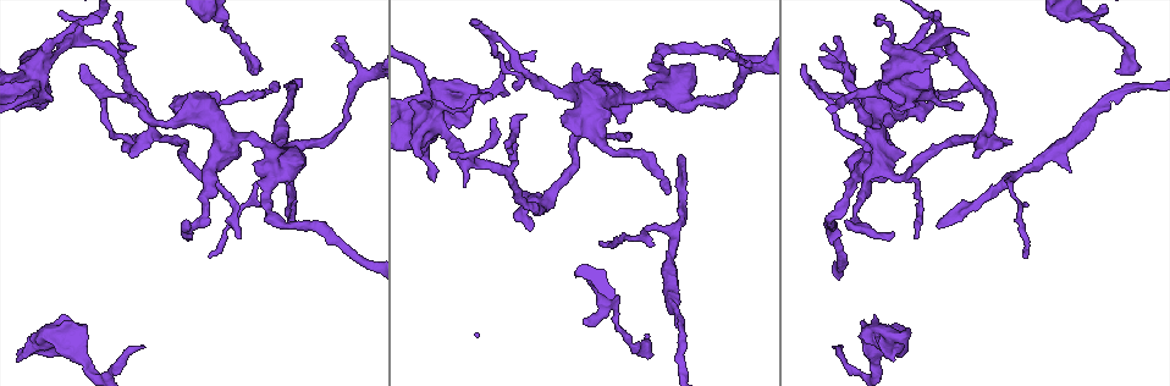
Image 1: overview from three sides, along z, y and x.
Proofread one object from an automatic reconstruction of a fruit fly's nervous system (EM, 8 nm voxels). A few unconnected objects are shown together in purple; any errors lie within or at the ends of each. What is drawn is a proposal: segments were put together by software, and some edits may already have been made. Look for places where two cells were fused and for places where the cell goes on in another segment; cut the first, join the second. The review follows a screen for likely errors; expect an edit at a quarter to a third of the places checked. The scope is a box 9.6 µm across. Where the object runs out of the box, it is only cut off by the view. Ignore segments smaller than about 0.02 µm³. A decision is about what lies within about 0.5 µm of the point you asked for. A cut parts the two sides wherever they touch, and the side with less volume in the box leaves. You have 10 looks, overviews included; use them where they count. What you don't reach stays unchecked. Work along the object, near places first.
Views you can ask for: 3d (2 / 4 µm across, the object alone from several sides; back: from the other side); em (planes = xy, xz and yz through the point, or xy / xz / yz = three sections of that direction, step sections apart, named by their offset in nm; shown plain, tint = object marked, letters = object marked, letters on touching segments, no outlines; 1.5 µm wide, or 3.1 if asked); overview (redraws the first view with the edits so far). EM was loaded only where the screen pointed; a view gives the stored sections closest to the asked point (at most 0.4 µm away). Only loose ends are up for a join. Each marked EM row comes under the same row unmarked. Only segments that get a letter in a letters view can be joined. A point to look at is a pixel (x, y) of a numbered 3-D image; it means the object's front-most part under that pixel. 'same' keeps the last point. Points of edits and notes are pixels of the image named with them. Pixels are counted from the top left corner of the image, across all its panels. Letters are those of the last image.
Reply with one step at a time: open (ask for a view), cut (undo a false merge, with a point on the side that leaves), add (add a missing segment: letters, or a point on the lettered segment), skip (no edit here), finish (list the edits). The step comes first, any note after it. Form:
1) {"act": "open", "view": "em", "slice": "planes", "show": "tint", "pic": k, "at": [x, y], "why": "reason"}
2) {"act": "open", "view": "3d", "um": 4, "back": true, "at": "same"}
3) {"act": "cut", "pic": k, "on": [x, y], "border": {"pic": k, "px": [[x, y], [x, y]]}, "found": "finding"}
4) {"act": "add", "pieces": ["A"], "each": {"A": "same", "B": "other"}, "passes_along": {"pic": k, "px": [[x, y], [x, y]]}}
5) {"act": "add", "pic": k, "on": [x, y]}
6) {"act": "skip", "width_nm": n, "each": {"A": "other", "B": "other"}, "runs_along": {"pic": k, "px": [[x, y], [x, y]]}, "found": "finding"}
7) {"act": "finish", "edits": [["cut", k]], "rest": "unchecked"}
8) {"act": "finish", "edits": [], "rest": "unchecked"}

{"act": "open", "view": "3d", "um": 2, "pic": 1, "at": [866, 122], "why": "a narrow waist"}

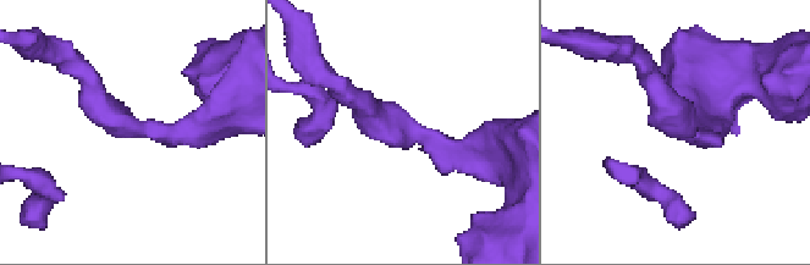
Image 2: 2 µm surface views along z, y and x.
{"act": "open", "view": "em", "um": 3.1, "slice": "planes", "show": "letters", "pic": 2, "at": [687, 129], "arm_widths_nm": [170, 360], "why": "now the EM"}

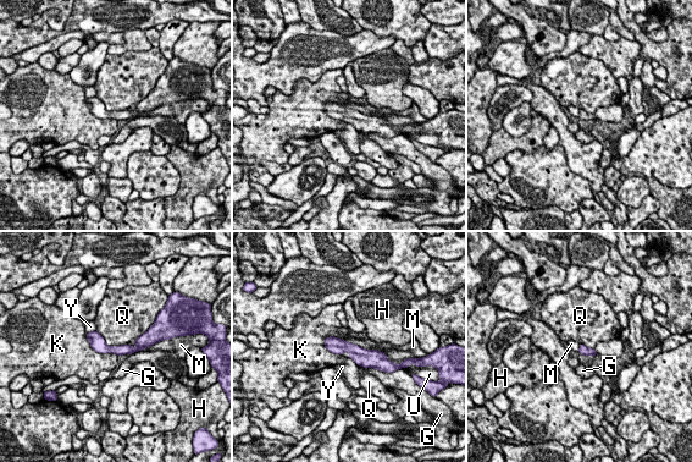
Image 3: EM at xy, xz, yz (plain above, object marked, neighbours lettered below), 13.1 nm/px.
{"act": "skip", "each": {"G": "other", "H": "other", "K": "other", "M": "other", "Q": "other", "U": "other", "Y": "other"}, "found": "all the same cell"}

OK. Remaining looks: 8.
{"act": "open", "view": "3d", "um": 4, "pic": 1, "at": [533, 50], "why": "free end"}

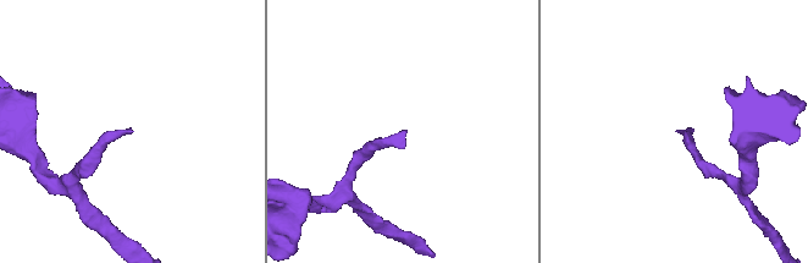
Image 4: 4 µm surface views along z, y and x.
{"act": "open", "view": "em", "slice": "xz", "step": 8, "show": "tint", "pic": 4, "at": [132, 132], "why": "shape alone is not enough"}

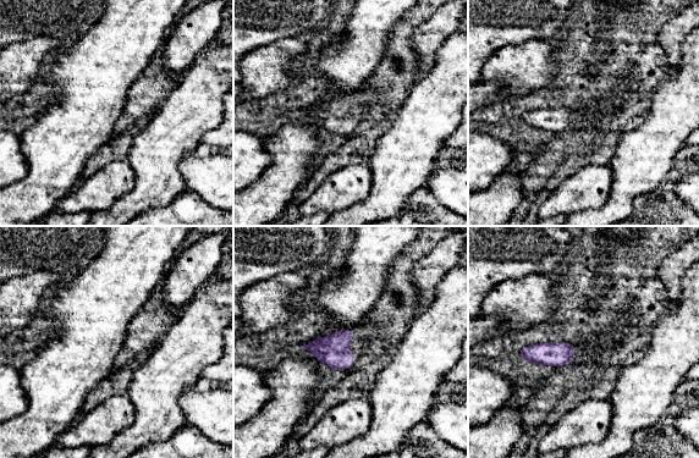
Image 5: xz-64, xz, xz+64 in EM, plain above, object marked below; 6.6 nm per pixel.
{"act": "open", "view": "em", "slice": "planes", "show": "letters", "at": "same", "why": "another direction"}

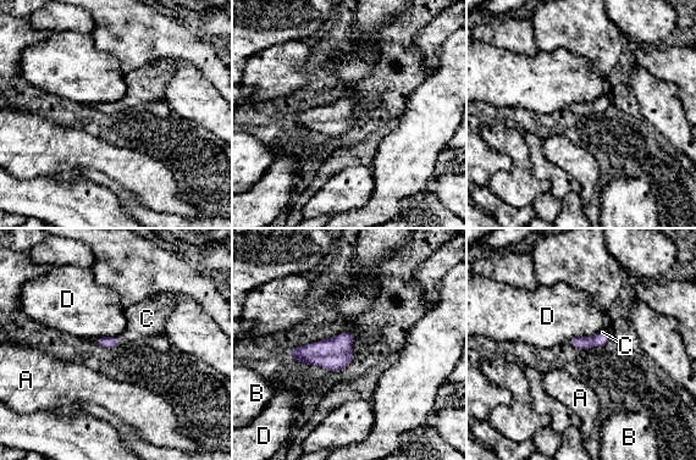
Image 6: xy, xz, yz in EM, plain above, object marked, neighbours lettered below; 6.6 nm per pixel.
{"act": "add", "pieces": ["C"], "each": {"A": "other", "B": "other", "C": "same", "D": "other"}, "passes_along": {"pic": 6, "px": [[106, 342], [116, 341], [147, 319]]}, "found": "it goes on there"}

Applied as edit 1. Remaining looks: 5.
{"act": "open", "view": "overview", "why": "see it whole again"}

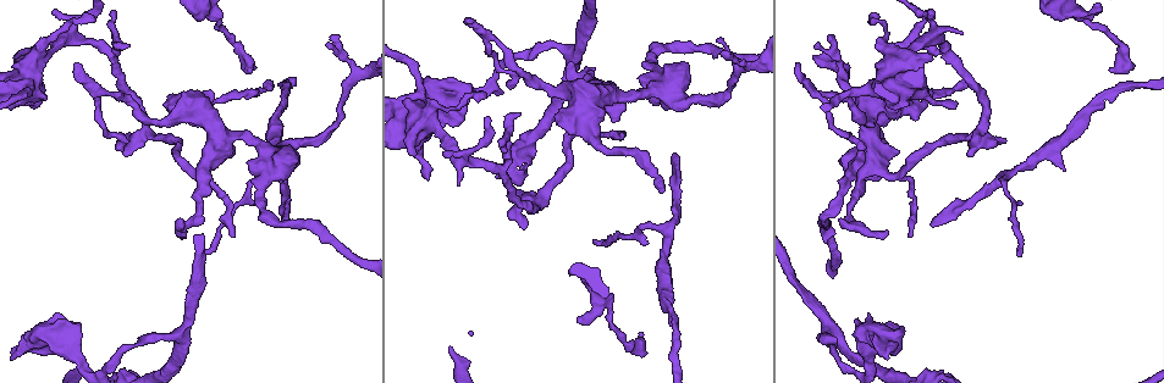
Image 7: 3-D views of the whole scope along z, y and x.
{"act": "open", "view": "em", "slice": "planes", "show": "letters", "pic": 7, "at": [930, 223], "why": "tapers out"}

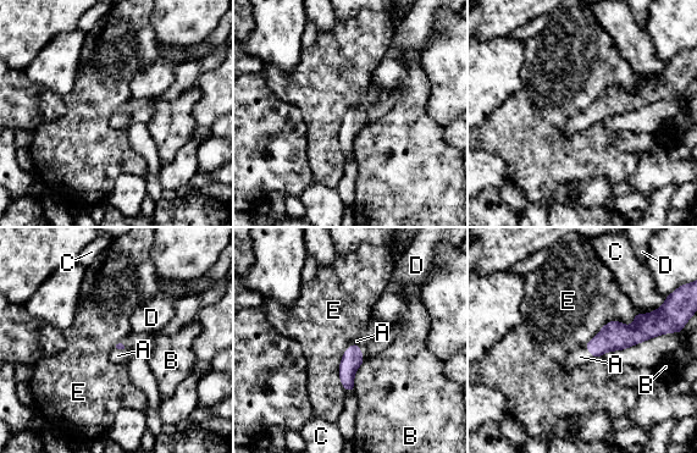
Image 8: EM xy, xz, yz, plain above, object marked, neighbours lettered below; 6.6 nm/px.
{"act": "add", "pieces": ["A"], "each": {"A": "same", "B": "other", "C": "other", "D": "other", "E": "other"}, "found": "the cell continues"}

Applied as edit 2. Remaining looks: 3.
{"act": "open", "view": "overview", "why": "see it whole again"}

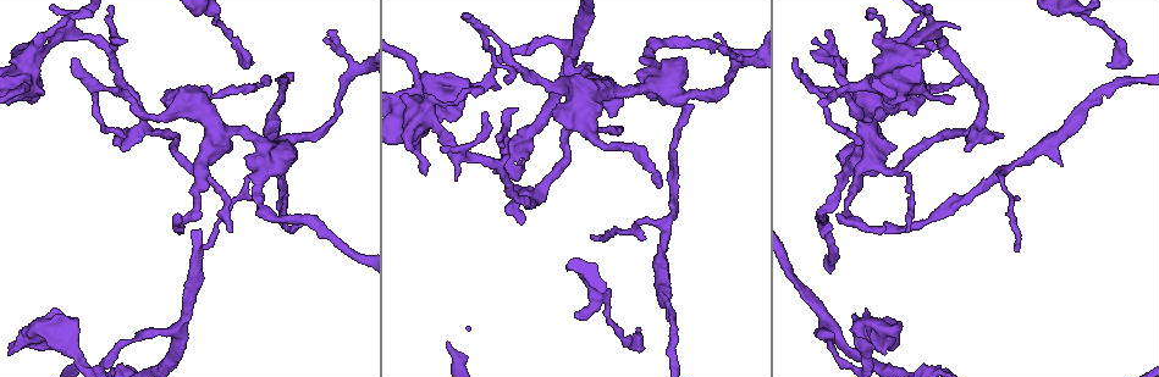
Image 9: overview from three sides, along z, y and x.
{"act": "open", "view": "3d", "um": 4, "pic": 9, "at": [1106, 65], "why": "tapers out"}

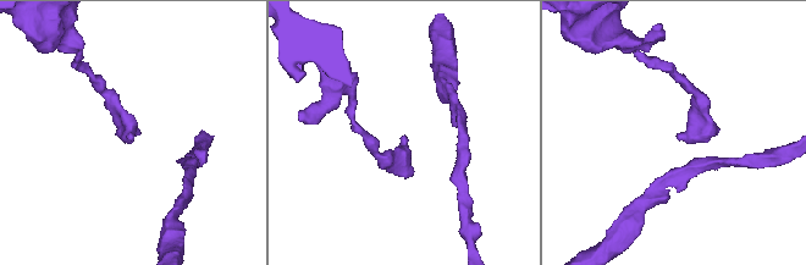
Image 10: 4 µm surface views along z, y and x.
{"act": "open", "view": "em", "slice": "planes", "show": "letters", "pic": 10, "at": [404, 134]}

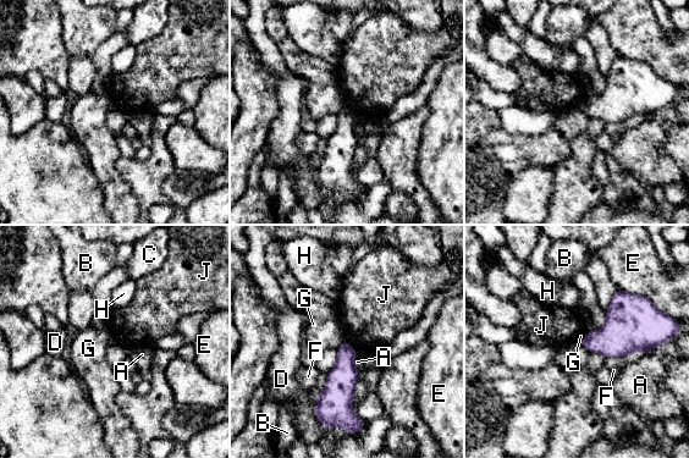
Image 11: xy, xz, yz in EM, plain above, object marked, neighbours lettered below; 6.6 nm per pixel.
{"act": "skip", "longest_contact_nm": ["E", 320], "each": {"A": "other", "B": "other", "C": "other", "D": "other", "E": "other", "F": "other", "G": "other", "H": "other", "J": "other"}, "border": {"pic": 11, "px": [[346, 341], [357, 352]]}, "found": "no lettered segment goes on from it"}

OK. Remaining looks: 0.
{"act": "finish", "edits": [["add", 6], ["add", 8]], "rest": "unchecked"}

